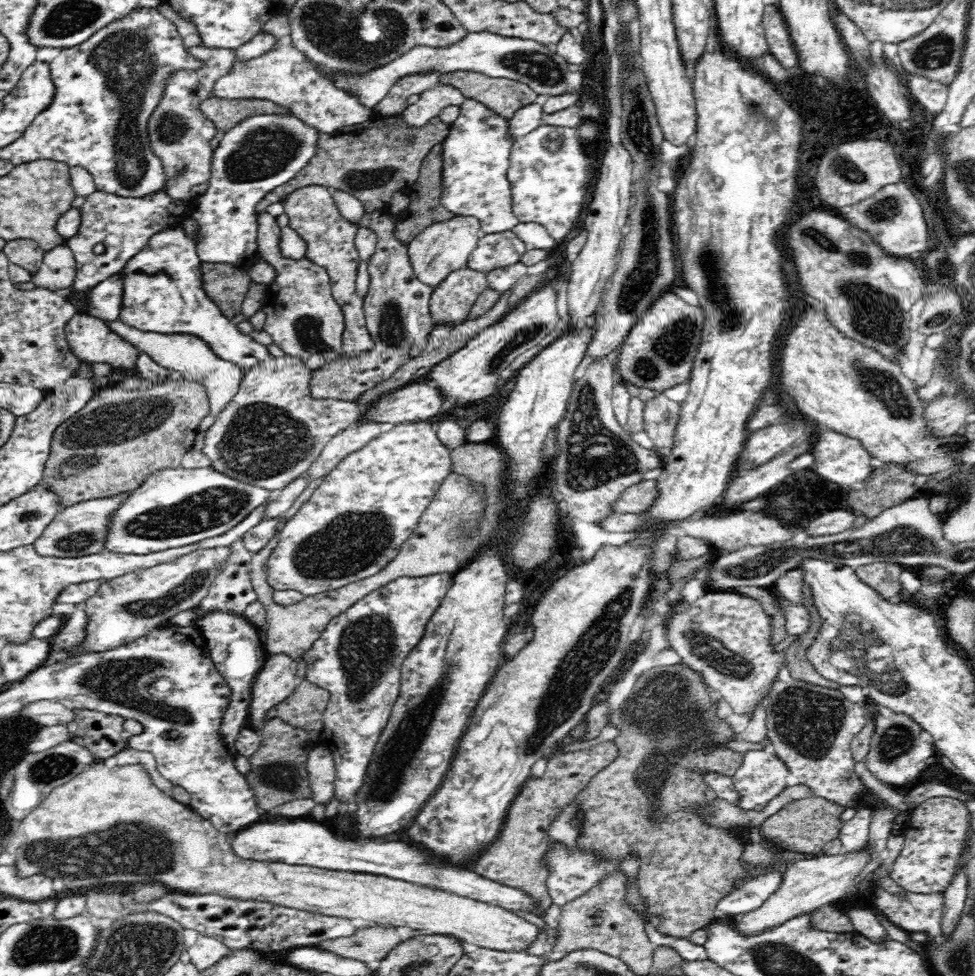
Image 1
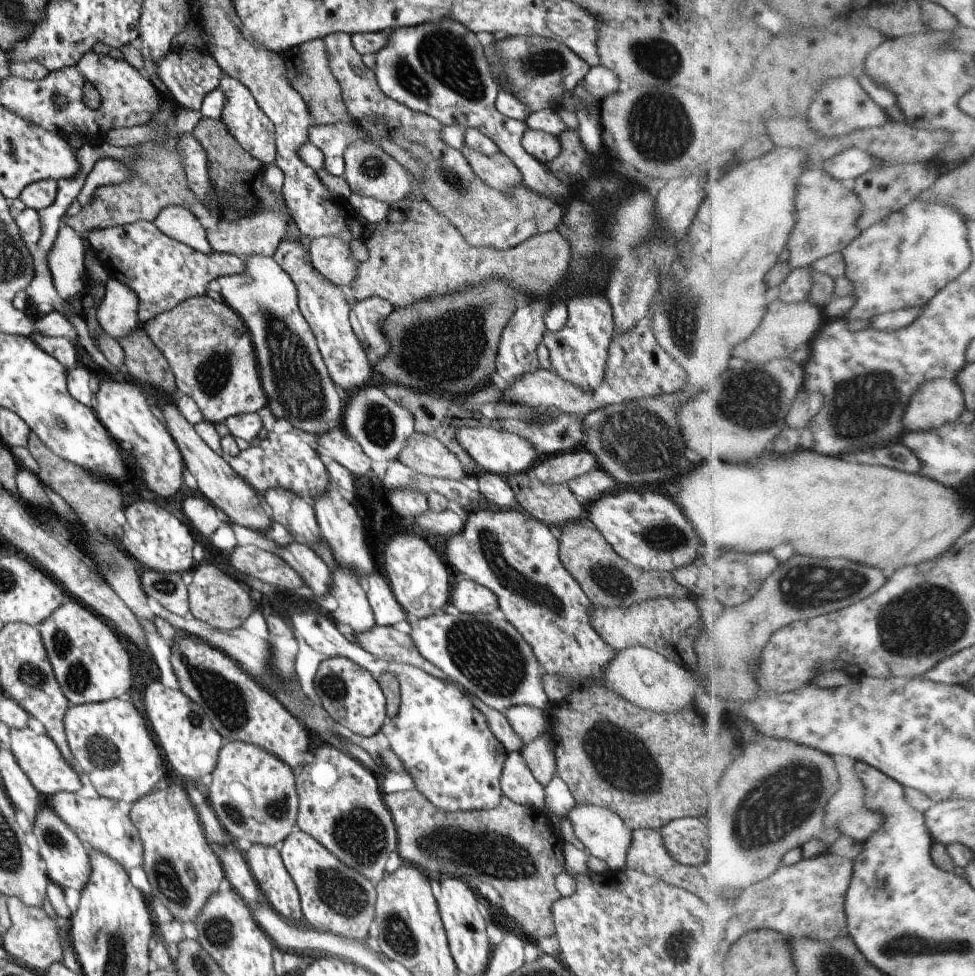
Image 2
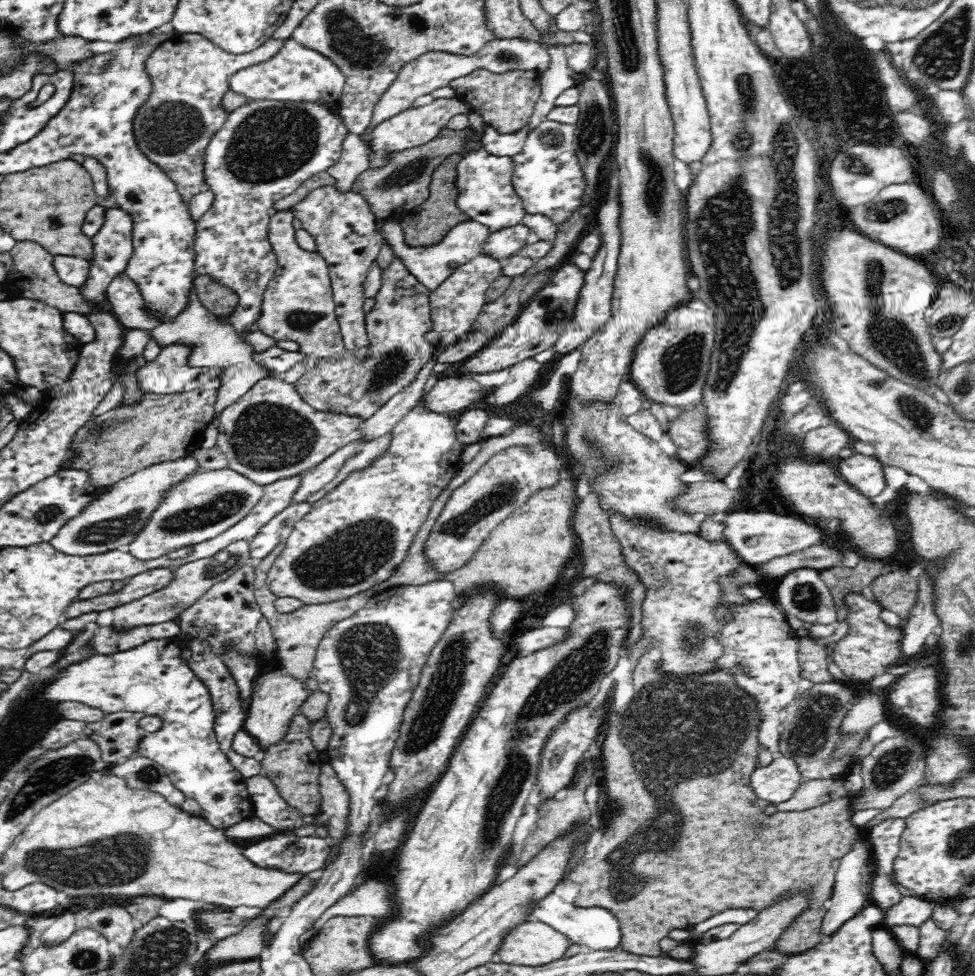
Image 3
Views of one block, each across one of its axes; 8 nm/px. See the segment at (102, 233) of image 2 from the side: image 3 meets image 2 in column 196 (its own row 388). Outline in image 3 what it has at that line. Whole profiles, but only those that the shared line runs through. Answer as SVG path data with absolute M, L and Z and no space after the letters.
M269 375L256 382L249 392L228 406L218 418L220 418L220 429L216 445L226 456L228 468L259 485L269 485L276 480L300 475L323 462L342 446L360 439L359 427L363 422L360 417L315 410L298 395L295 384L287 384L283 376L278 375Z

